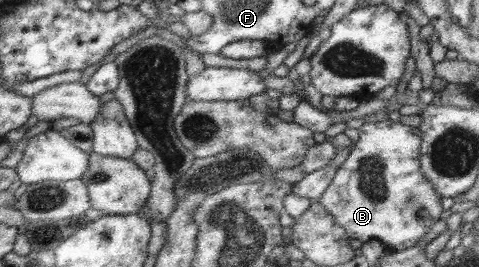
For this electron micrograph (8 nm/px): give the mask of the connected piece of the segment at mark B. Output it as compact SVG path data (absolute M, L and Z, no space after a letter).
M388 118L363 123L358 131L359 138L316 201L343 227L351 240L364 244L377 239L390 251L415 246L442 211L442 197L420 169L419 128Z

